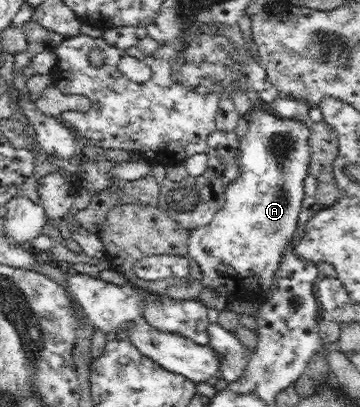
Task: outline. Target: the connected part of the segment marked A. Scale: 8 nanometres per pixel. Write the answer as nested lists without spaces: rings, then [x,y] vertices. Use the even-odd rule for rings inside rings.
[[[247,91],[246,93],[251,97],[252,105],[257,101],[259,102],[260,106],[259,110],[255,110],[252,116],[248,115],[247,119],[250,126],[247,129],[247,133],[241,139],[238,148],[240,177],[238,177],[236,181],[232,182],[231,185],[226,187],[224,205],[213,217],[213,220],[210,221],[210,223],[206,226],[198,226],[196,229],[189,230],[190,235],[188,235],[187,253],[192,259],[194,259],[194,261],[196,261],[196,263],[198,263],[201,272],[203,273],[202,284],[206,288],[211,289],[220,295],[227,295],[231,298],[231,300],[240,298],[249,300],[251,302],[256,302],[267,299],[267,295],[275,288],[275,271],[280,267],[284,248],[287,247],[289,239],[295,234],[297,228],[299,213],[301,212],[303,201],[305,200],[305,179],[310,173],[310,130],[308,129],[307,123],[294,119],[280,118],[274,114],[270,115],[270,113],[266,113],[264,109],[261,108],[262,106],[258,94],[256,94],[254,91]]]

